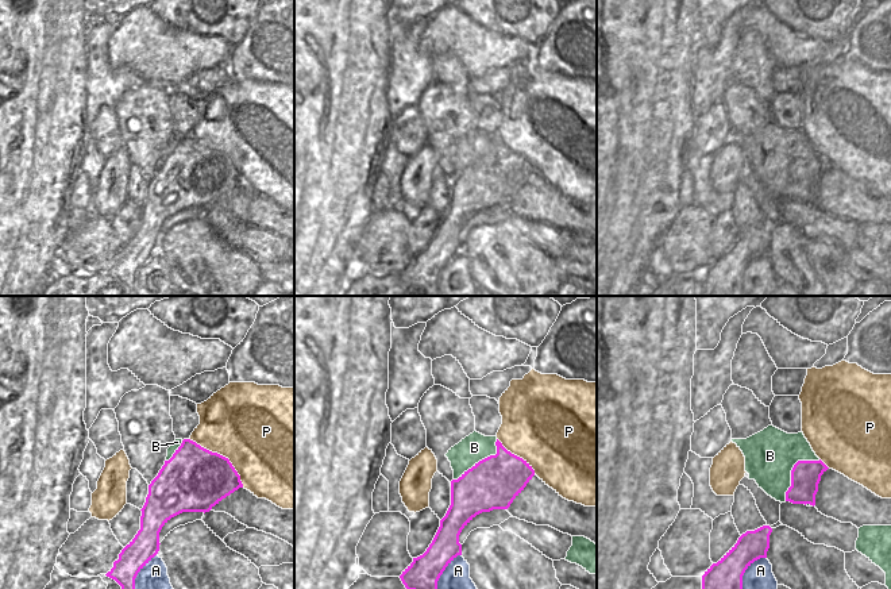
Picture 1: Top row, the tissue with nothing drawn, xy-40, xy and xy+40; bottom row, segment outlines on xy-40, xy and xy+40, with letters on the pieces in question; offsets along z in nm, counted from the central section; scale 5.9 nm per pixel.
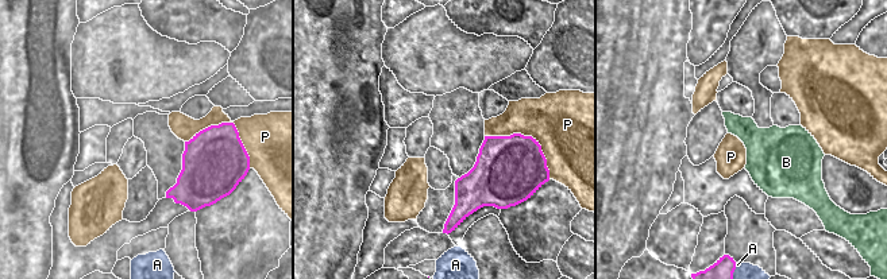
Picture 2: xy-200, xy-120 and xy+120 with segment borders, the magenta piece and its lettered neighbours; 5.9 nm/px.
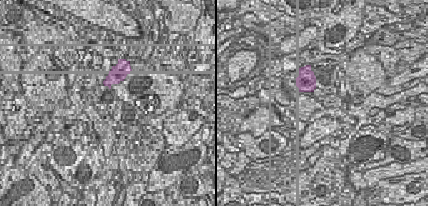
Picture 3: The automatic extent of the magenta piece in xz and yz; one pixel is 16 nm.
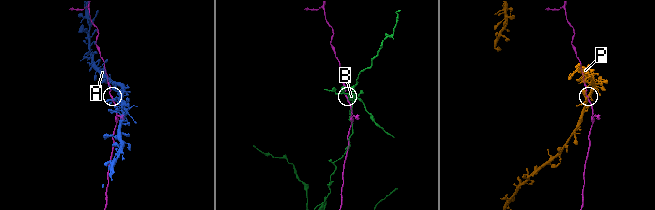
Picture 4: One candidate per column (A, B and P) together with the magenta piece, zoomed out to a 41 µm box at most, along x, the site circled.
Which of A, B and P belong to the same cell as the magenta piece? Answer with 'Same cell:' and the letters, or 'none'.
Same cell: none

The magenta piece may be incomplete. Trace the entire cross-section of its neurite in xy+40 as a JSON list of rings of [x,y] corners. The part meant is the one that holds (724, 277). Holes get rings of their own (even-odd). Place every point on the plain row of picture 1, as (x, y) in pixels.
[[[772,226],[742,231],[737,240],[702,273],[702,296],[742,296],[742,273],[757,257],[767,255]]]

